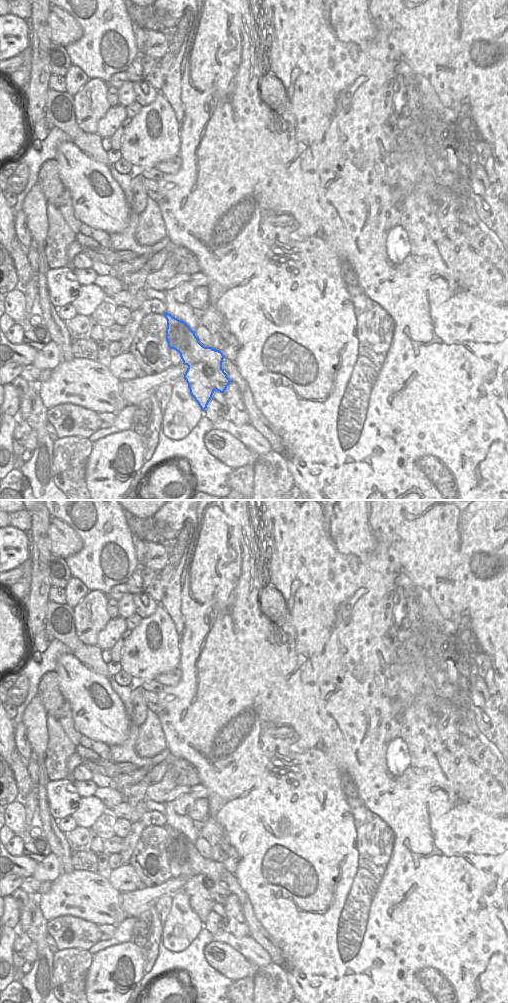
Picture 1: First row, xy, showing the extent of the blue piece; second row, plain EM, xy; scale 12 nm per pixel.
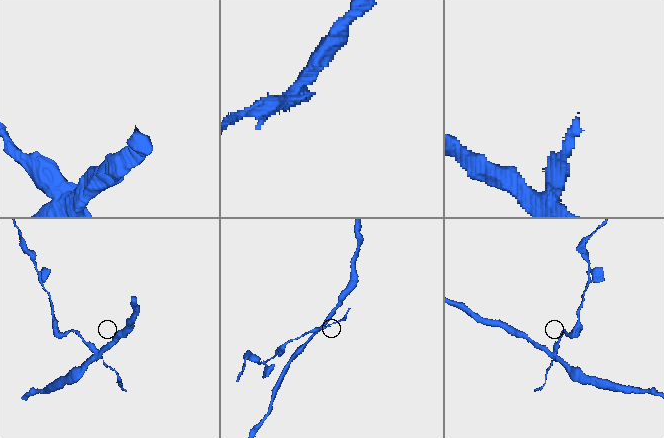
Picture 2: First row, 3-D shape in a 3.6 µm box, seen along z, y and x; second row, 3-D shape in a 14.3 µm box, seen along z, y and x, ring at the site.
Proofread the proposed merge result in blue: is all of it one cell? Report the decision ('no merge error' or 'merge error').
merge error

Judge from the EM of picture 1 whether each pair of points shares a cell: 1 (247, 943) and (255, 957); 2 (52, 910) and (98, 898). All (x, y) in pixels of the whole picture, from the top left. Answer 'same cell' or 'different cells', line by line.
1: same cell
2: same cell

